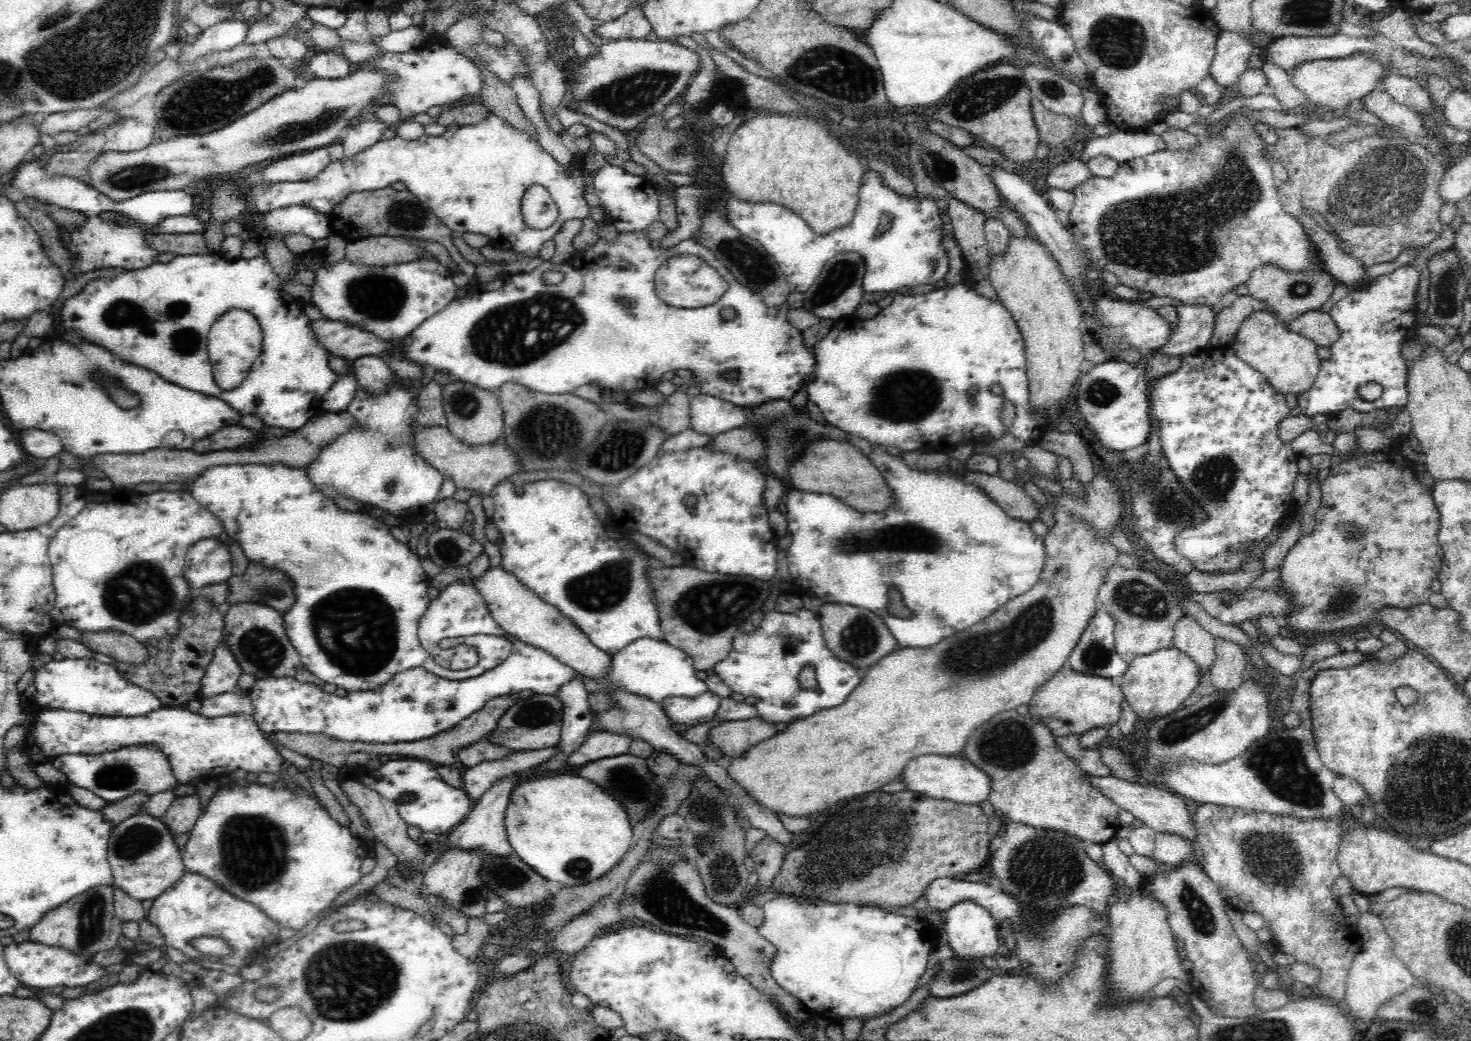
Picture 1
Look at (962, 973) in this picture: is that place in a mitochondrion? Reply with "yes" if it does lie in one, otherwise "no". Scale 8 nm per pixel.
yes

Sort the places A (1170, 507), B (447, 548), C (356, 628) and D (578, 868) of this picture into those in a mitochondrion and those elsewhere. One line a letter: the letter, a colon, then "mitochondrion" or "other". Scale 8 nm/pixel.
A: mitochondrion
B: mitochondrion
C: mitochondrion
D: mitochondrion

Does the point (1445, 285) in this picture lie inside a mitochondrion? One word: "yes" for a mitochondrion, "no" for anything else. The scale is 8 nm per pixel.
yes

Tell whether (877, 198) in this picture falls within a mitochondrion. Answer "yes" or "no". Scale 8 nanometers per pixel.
no

